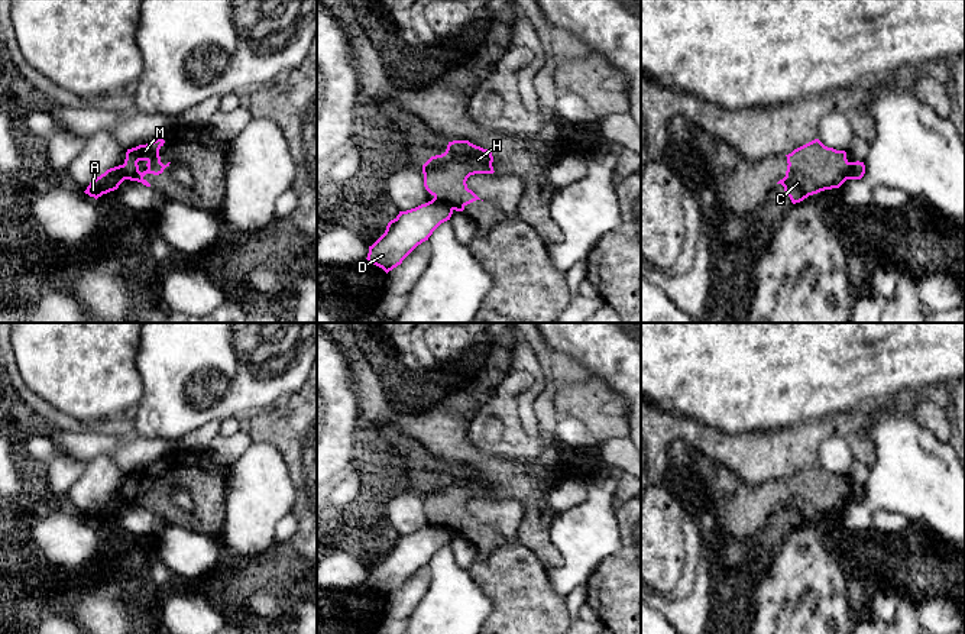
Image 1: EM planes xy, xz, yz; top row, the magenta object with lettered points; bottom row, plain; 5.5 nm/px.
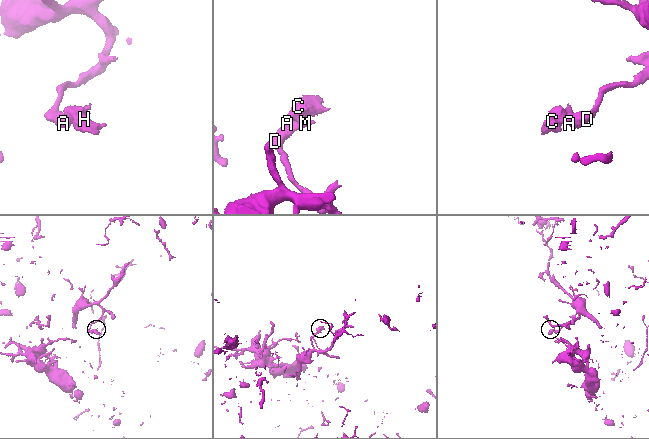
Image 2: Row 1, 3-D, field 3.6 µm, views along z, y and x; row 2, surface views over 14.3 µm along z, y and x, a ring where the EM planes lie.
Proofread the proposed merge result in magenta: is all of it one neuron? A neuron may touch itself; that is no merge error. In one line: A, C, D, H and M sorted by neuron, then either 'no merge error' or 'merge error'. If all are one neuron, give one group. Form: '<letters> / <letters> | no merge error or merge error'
A D / C H M | merge error

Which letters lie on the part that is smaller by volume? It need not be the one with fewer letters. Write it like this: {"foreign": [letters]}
{"foreign": ["C", "H", "M"]}

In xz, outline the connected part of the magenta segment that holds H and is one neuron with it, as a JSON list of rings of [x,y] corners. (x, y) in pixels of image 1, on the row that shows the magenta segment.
[[[469,140],[449,142],[441,155],[431,156],[422,165],[425,190],[444,200],[453,210],[480,200],[467,188],[467,178],[475,174],[493,174],[492,152],[470,143]]]

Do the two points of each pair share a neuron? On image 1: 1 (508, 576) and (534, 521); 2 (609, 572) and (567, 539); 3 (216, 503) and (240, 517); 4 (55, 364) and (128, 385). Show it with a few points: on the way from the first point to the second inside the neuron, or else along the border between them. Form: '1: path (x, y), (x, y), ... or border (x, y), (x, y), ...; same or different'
1: border (489, 553), (508, 543), (520, 543), (547, 568); different
2: border (618, 534), (618, 547), (598, 565), (586, 582); different
3: border (226, 474), (226, 520), (219, 537); different
4: path (73, 364), (83, 364), (97, 378), (110, 385); same

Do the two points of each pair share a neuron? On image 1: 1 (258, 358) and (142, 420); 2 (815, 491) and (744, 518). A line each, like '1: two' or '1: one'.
1: one
2: one

